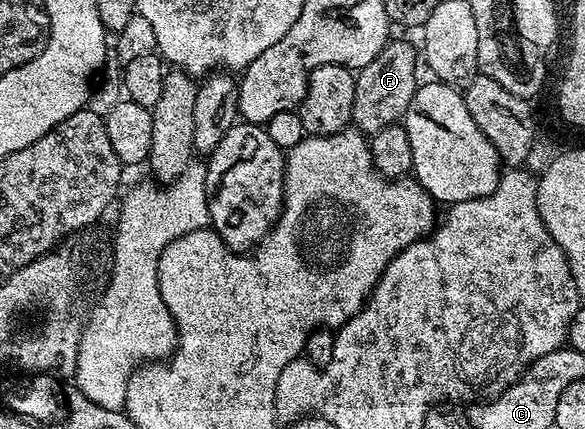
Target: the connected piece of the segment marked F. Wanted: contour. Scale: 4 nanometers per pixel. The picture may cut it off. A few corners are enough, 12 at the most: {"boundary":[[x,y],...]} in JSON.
{"boundary":[[388,45],[356,74],[351,125],[365,136],[414,100],[418,50]]}

